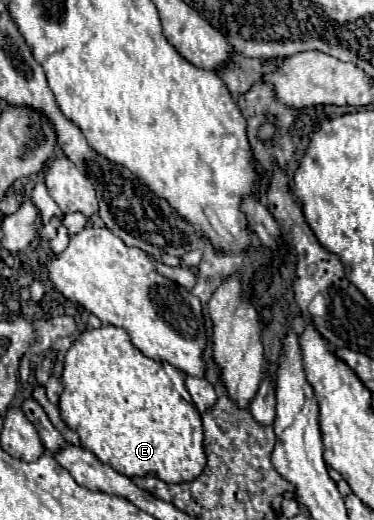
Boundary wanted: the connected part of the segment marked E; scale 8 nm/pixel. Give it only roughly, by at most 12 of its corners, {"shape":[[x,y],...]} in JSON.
{"shape":[[116,326],[66,352],[60,416],[122,476],[204,466],[185,377]]}

